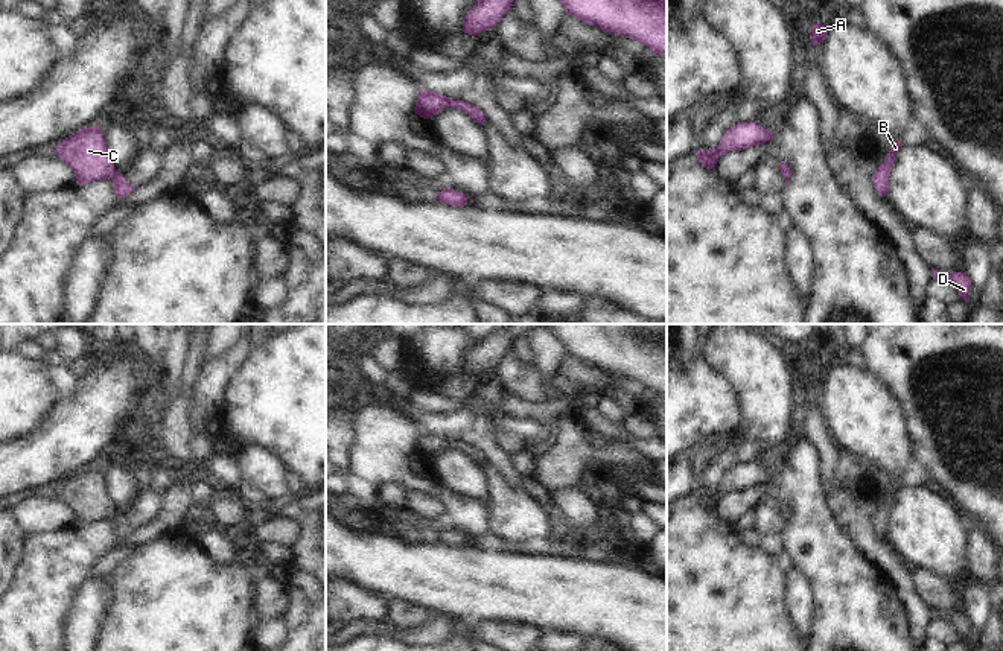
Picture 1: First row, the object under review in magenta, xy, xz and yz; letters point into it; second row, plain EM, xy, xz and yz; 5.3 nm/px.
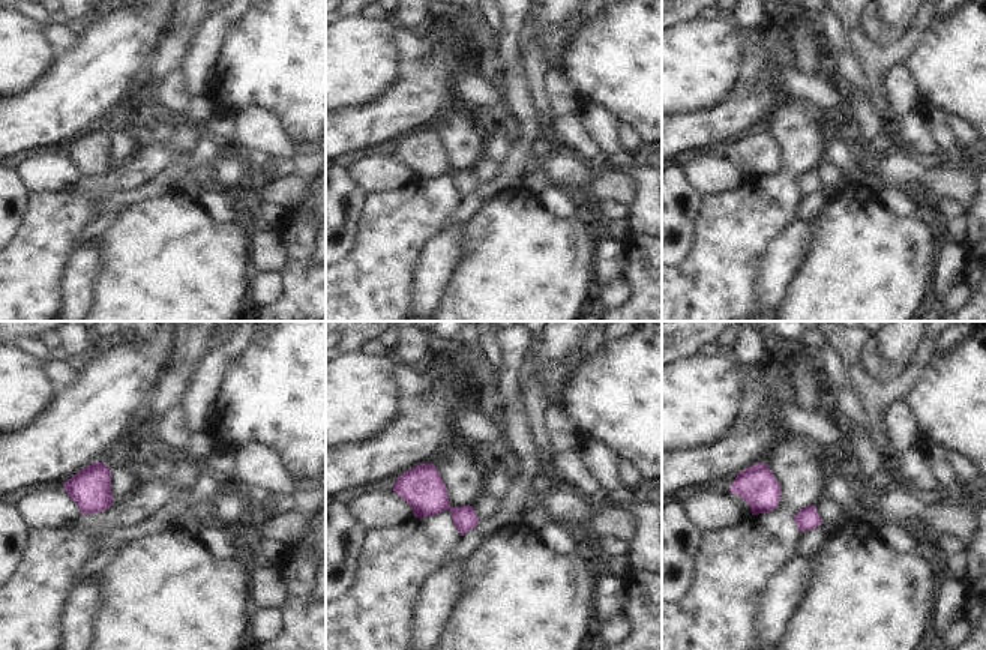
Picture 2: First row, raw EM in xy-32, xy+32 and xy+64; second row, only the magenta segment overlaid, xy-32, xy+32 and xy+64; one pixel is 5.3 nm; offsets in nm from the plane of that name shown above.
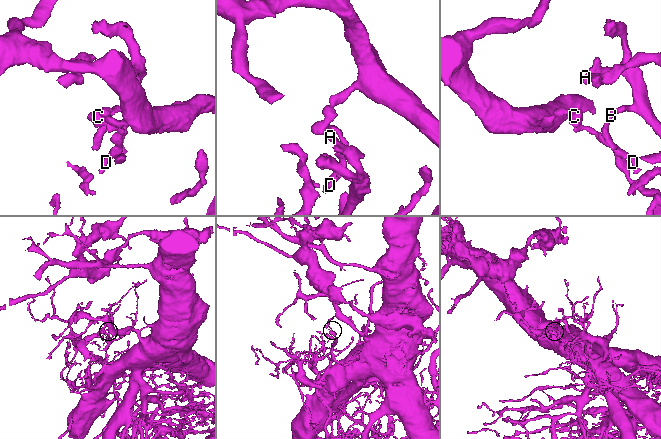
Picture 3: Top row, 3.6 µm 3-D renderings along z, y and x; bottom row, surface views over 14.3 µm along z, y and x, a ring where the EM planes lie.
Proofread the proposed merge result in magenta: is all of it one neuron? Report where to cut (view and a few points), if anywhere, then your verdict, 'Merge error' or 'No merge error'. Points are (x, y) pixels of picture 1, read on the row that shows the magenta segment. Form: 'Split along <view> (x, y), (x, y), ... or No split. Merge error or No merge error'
No split. No merge error

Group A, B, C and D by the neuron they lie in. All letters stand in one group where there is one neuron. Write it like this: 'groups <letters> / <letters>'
groups A B C D

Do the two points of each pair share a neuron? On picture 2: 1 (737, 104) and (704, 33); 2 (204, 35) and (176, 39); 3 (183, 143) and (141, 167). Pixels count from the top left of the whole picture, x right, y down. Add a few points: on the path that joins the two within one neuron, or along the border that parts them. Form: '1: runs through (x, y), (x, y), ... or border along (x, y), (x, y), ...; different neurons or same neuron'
1: border along (740, 80), (719, 102), (701, 111); different neurons
2: border along (198, 27), (189, 41); different neurons
3: runs through (173, 150), (152, 159); same neuron

